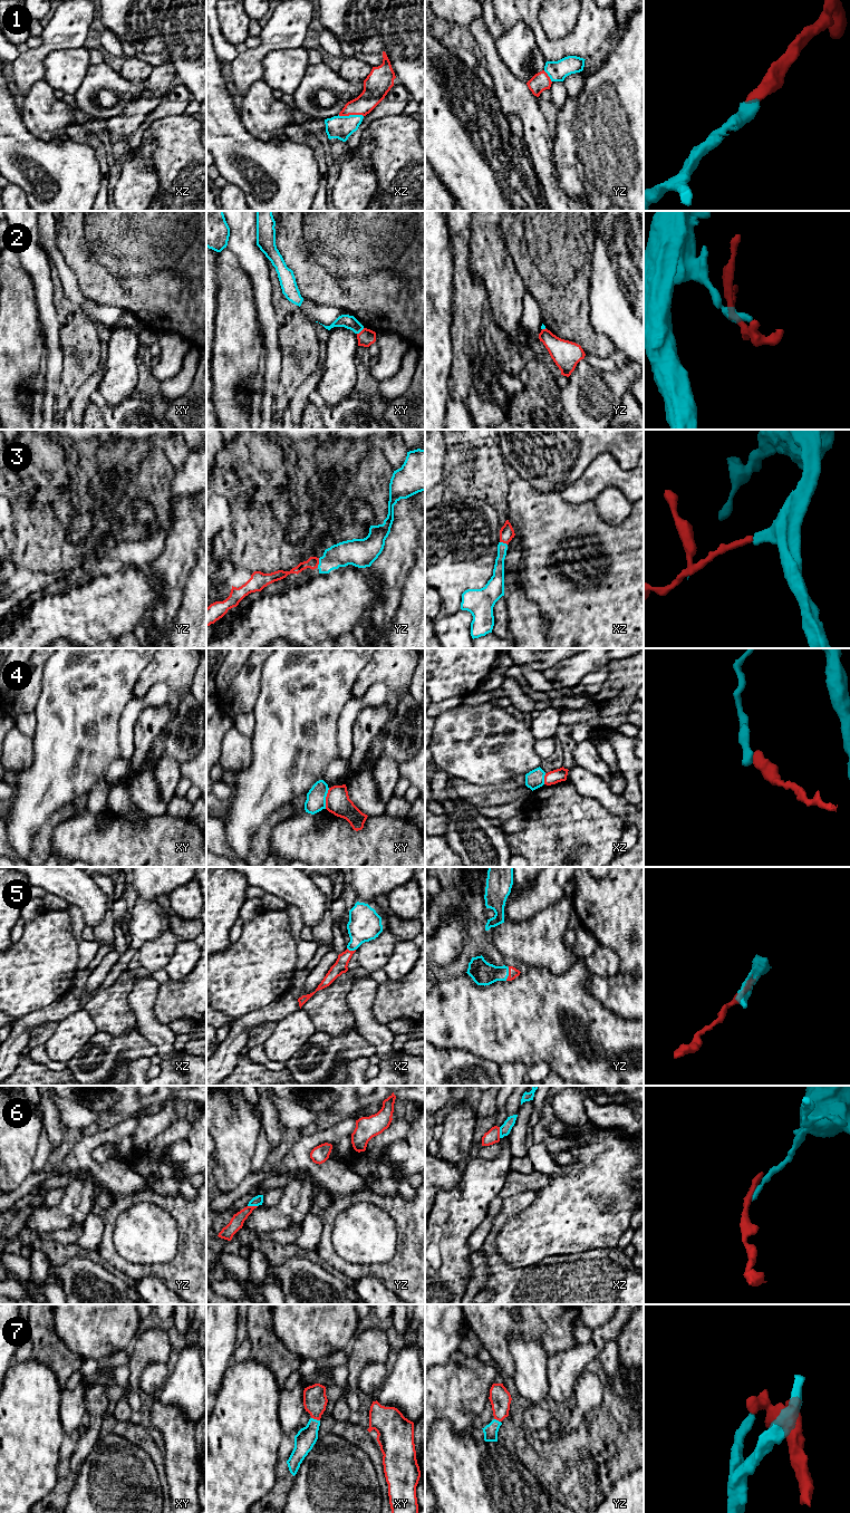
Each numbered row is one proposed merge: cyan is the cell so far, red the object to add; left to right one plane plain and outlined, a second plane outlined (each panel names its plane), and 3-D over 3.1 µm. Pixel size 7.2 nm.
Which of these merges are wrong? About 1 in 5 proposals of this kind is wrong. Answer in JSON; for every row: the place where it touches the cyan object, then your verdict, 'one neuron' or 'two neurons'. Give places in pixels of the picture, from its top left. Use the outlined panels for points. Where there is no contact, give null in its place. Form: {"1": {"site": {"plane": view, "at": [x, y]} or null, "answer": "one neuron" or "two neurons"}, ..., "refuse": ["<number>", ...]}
{"1": {"site": {"plane": "xz", "at": [350, 115]}, "answer": "one neuron"}, "2": {"site": {"plane": "xy", "at": [360, 330]}, "answer": "two neurons"}, "3": {"site": {"plane": "yz", "at": [319, 562]}, "answer": "one neuron"}, "4": {"site": {"plane": "xy", "at": [325, 798]}, "answer": "two neurons"}, "5": {"site": {"plane": "yz", "at": [508, 974]}, "answer": "one neuron"}, "6": {"site": {"plane": "xz", "at": [500, 1133]}, "answer": "two neurons"}, "7": {"site": {"plane": "xy", "at": [316, 1419]}, "answer": "one neuron"}, "refuse": ["2", "4", "6"]}

